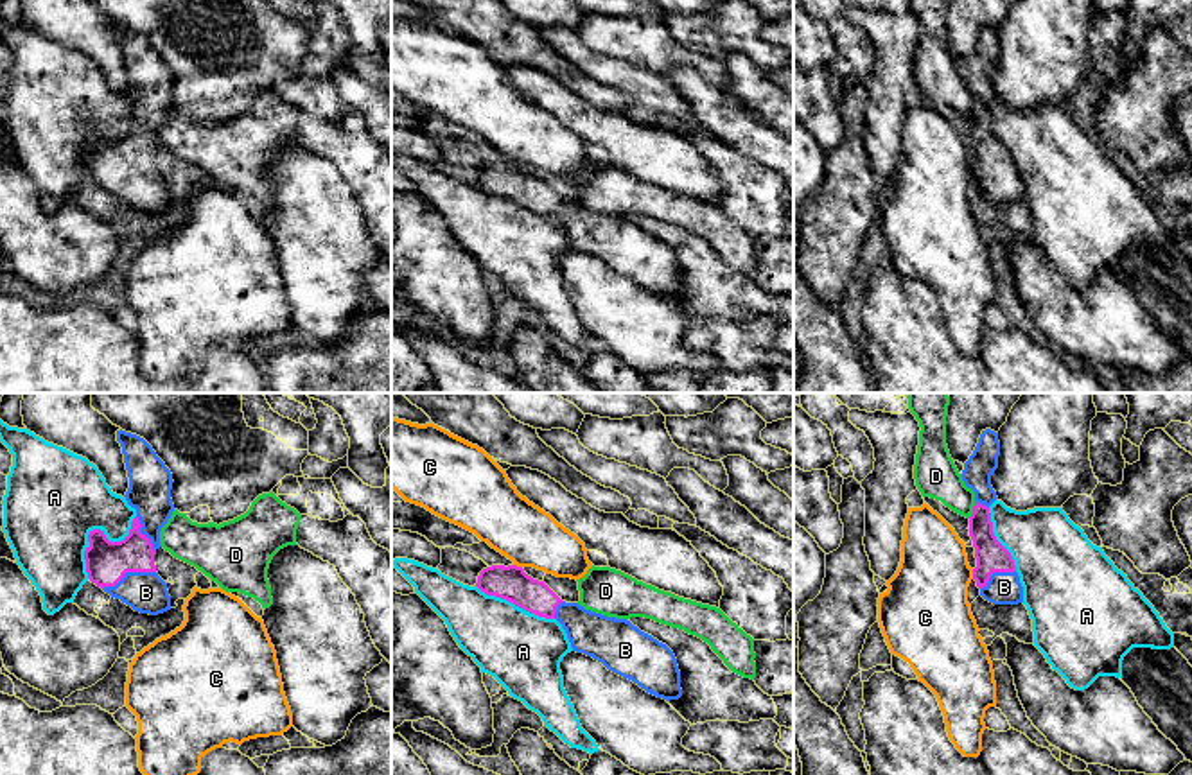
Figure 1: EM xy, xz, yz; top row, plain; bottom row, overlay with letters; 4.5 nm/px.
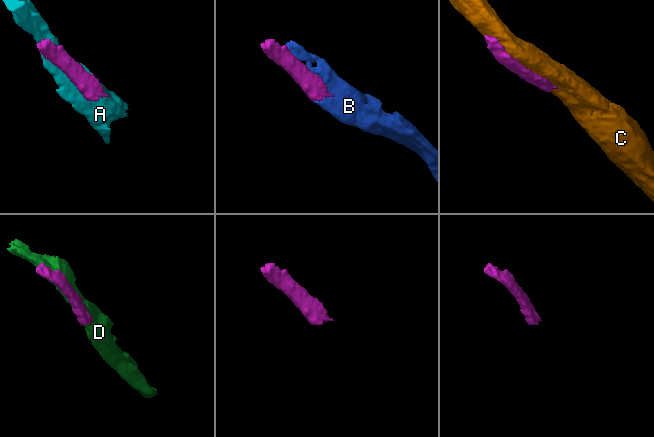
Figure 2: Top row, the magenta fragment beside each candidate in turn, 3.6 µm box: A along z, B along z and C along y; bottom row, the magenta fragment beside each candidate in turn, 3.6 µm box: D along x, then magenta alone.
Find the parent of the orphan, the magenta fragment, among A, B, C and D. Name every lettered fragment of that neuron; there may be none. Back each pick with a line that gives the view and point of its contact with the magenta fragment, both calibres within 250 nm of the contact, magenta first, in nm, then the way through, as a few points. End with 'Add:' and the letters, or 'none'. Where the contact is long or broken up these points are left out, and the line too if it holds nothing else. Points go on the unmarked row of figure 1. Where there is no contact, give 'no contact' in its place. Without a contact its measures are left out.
B: xy (128, 169) | 190/190 nm
Add: B

